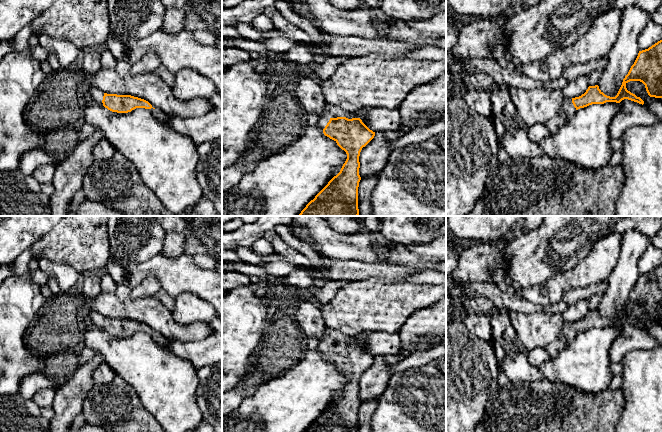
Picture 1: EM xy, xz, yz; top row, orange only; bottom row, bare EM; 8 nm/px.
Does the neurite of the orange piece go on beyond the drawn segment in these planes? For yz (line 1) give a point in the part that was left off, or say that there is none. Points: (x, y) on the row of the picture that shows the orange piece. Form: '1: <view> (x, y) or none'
1: yz (567, 111)

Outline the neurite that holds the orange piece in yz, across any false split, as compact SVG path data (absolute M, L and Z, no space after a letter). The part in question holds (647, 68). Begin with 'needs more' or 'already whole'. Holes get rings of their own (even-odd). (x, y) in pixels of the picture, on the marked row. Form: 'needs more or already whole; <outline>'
needs more; M662 40L648 49L639 51L615 97L605 95L598 85L589 86L586 92L579 97L565 98L558 114L545 123L546 128L551 134L555 134L574 117L578 109L592 104L620 103L628 99L643 105L644 101L640 97L627 90L626 84L630 81L642 82L650 97L662 98Z

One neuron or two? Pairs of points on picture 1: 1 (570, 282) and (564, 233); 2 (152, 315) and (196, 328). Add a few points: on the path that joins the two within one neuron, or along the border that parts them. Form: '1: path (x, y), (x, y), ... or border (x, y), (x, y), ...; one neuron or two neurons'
1: border (587, 255), (572, 268), (559, 272), (547, 279); two neurons
2: path (163, 323), (171, 330), (185, 330); one neuron

